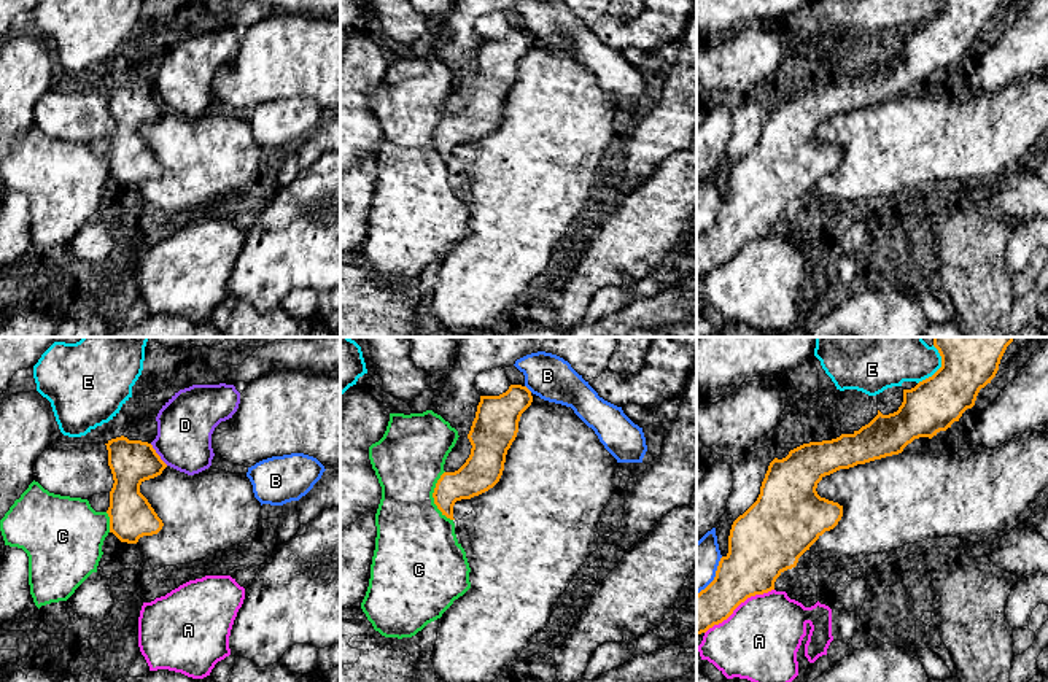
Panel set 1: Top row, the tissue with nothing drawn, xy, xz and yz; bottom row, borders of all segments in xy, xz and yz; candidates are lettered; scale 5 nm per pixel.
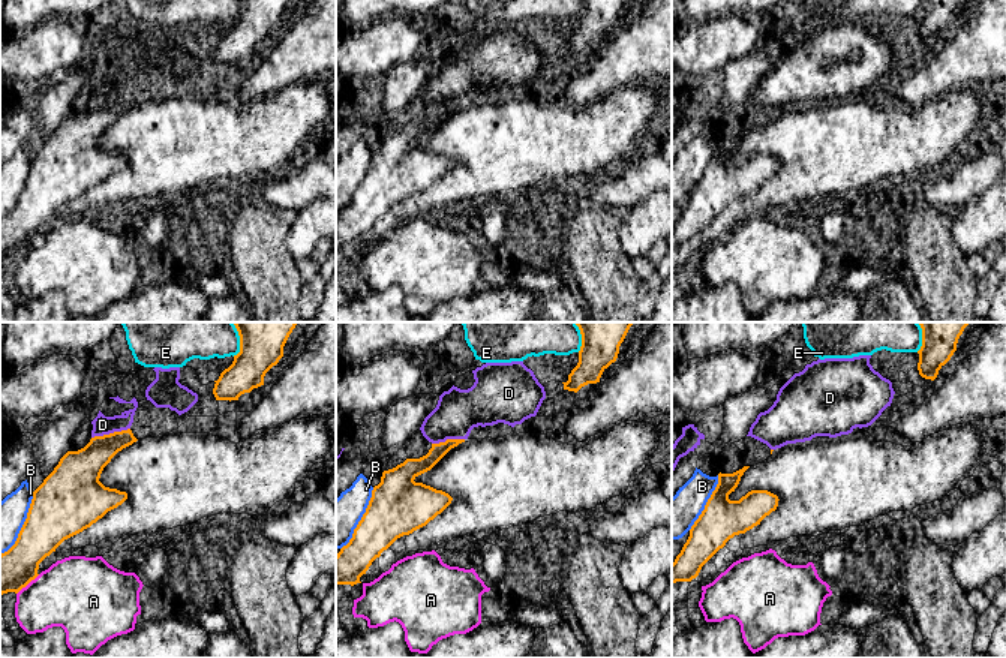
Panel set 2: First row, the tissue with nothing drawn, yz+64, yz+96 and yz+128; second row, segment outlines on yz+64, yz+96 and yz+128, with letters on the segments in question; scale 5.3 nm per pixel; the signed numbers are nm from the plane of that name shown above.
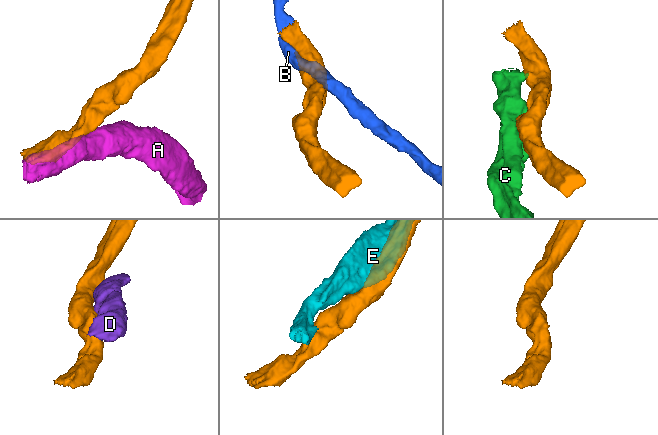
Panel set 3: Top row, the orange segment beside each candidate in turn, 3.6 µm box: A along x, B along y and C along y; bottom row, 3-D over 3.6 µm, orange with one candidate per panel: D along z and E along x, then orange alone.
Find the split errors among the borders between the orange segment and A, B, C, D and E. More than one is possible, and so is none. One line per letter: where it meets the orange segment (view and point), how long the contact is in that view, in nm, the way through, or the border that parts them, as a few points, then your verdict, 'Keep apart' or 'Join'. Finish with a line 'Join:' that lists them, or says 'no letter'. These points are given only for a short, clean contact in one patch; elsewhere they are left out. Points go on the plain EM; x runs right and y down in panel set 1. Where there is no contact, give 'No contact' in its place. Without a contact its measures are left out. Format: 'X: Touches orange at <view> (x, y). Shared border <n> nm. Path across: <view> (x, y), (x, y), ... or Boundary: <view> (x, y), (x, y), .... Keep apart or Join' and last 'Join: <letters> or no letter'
A: Touches orange at yz (738, 248). Shared border 420 nm. Keep apart
B: Touches orange at yz (716, 220). Shared border 240 nm. Keep apart
C: Touches orange at xz (433, 140). Shared border 260 nm. Keep apart
D: Touches orange at xy (158, 99). Shared border 140 nm. Boundary: xy (150, 88), (167, 108). Keep apart
E: Touches orange at yz (935, 16). Shared border 190 nm. Keep apart
Join: no letter

